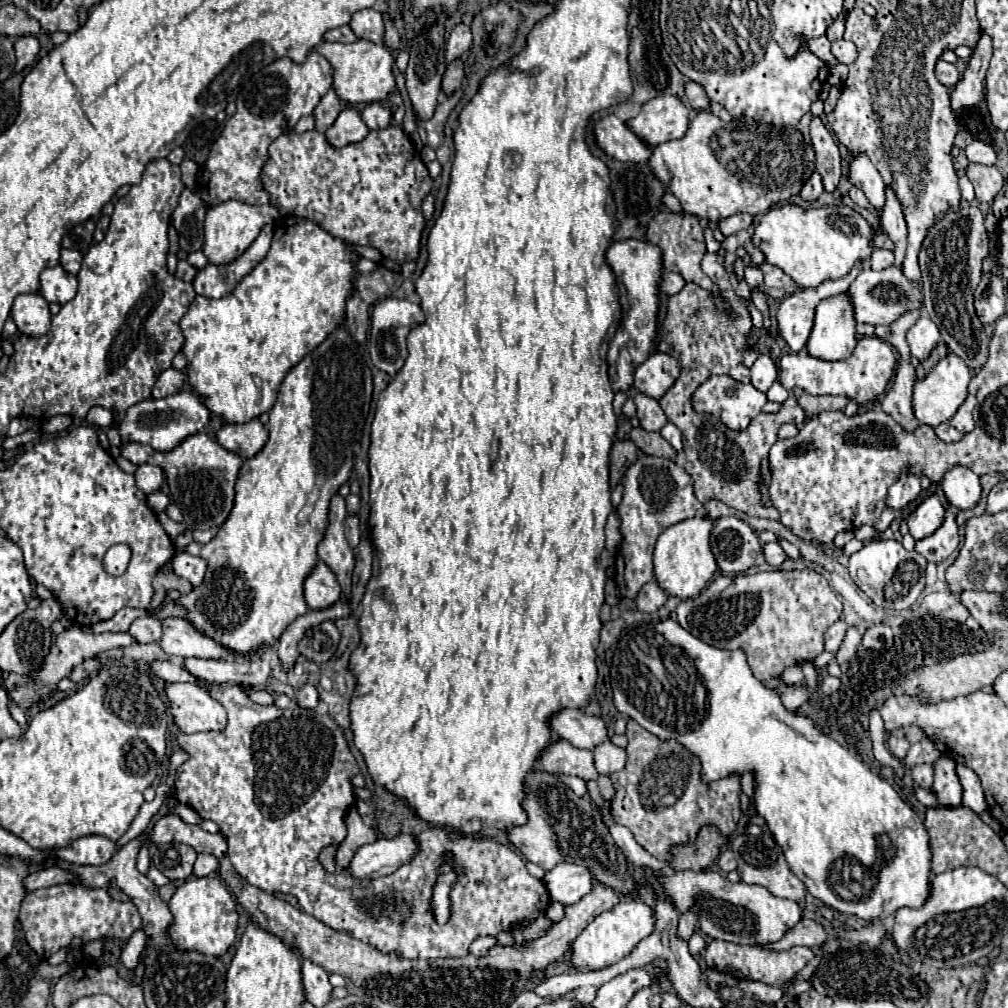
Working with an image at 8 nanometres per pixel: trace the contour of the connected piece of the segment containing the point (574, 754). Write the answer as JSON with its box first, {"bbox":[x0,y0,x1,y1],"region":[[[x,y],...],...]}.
{"bbox":[541,740,597,780],"region":[[[567,740],[553,742],[543,754],[541,754],[541,766],[549,774],[567,774],[587,780],[597,780],[597,770],[593,766],[593,752],[591,750],[579,750],[571,746]]]}

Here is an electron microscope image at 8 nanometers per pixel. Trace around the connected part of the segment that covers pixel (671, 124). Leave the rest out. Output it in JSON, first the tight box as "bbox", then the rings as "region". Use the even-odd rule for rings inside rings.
{"bbox":[625,96,691,148],"region":[[[655,96],[645,102],[641,112],[625,124],[639,140],[655,148],[657,144],[681,138],[689,126],[689,114],[691,108],[687,108],[677,96]]]}

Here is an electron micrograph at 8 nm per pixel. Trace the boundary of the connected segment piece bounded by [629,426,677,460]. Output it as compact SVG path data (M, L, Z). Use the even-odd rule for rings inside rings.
M639 426L629 432L629 438L635 442L635 446L639 450L643 450L649 456L663 456L663 458L671 458L671 460L675 460L675 456L677 456L675 448L659 432L647 432Z

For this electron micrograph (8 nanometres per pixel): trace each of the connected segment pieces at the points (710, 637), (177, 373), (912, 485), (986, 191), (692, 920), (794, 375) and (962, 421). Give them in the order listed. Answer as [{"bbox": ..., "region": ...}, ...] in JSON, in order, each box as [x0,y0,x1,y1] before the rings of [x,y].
[{"bbox":[677,568,841,680],"region":[[[811,568],[805,570],[771,570],[759,574],[739,574],[739,576],[717,576],[701,594],[683,600],[677,606],[679,624],[697,636],[699,640],[725,650],[745,650],[749,666],[759,680],[779,678],[785,668],[811,662],[823,652],[823,634],[827,628],[841,618],[841,598],[829,586],[827,578]]]},{"bbox":[153,368,185,398],"region":[[[169,368],[165,370],[159,378],[157,378],[157,384],[153,386],[153,398],[165,398],[177,390],[181,390],[185,384],[185,374],[177,368]]]},{"bbox":[887,470,921,510],"region":[[[905,470],[905,472],[901,472],[899,480],[889,486],[887,506],[895,508],[895,510],[901,510],[911,500],[915,500],[919,492],[921,492],[921,476],[919,474],[911,474],[911,472]]]},{"bbox":[967,164,1003,202],"region":[[[969,164],[967,166],[967,178],[975,186],[975,194],[979,202],[993,202],[995,194],[1003,188],[1003,178],[995,166],[985,164]]]},{"bbox":[677,912,697,942],"region":[[[693,912],[681,914],[681,918],[679,918],[679,928],[677,928],[679,938],[687,942],[687,940],[691,938],[691,934],[695,932],[695,926],[697,926],[697,918],[693,916]]]},{"bbox":[779,336,897,406],"region":[[[865,336],[857,342],[853,354],[847,360],[841,362],[829,362],[815,356],[809,356],[807,352],[797,354],[785,354],[781,358],[781,376],[779,382],[785,390],[791,388],[803,388],[809,394],[829,394],[829,396],[847,396],[849,400],[855,400],[859,406],[865,402],[871,402],[885,394],[889,388],[897,368],[897,356],[893,352],[891,344],[885,344],[877,336]]]},{"bbox":[949,396,977,432],"region":[[[967,396],[967,400],[961,404],[961,408],[957,410],[957,414],[949,420],[949,424],[953,426],[953,428],[957,428],[957,430],[961,430],[961,432],[971,432],[973,428],[975,428],[975,422],[973,422],[973,408],[975,408],[975,404],[977,404],[977,400],[975,400],[975,396]]]}]

